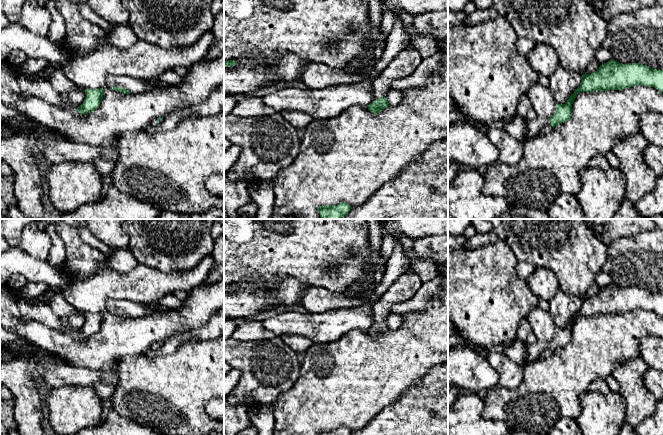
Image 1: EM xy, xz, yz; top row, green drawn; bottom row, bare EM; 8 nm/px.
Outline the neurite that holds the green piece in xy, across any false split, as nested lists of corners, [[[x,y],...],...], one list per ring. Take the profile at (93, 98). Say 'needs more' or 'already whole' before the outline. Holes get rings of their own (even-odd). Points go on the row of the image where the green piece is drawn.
already whole | [[[85,89],[85,99],[83,103],[77,108],[77,112],[87,114],[94,111],[101,103],[104,95],[104,89]]]

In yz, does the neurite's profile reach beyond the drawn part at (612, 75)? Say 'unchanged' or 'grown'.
grown

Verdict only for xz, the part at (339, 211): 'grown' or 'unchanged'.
unchanged

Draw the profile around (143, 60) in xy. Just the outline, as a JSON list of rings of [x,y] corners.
[[[210,29],[197,42],[185,48],[165,49],[142,40],[138,40],[128,49],[102,46],[88,55],[71,56],[63,68],[66,77],[79,89],[100,89],[106,86],[108,75],[127,75],[145,80],[157,77],[165,70],[173,69],[177,65],[189,68],[193,63],[201,61],[207,56],[214,42],[215,36]]]

